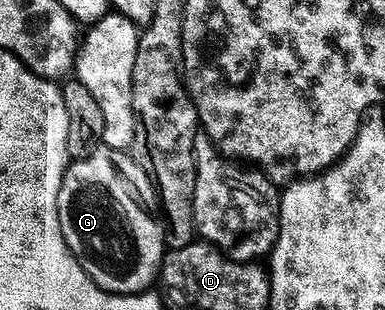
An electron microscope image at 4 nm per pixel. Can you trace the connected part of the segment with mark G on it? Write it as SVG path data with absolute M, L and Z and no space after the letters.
M98 152L87 158L70 161L59 190L59 228L67 248L71 248L87 276L91 276L99 288L112 294L139 294L148 291L153 281L158 281L161 261L167 253L165 227L156 213L153 215L151 211L143 210L132 184L108 158L110 155L104 153Z

